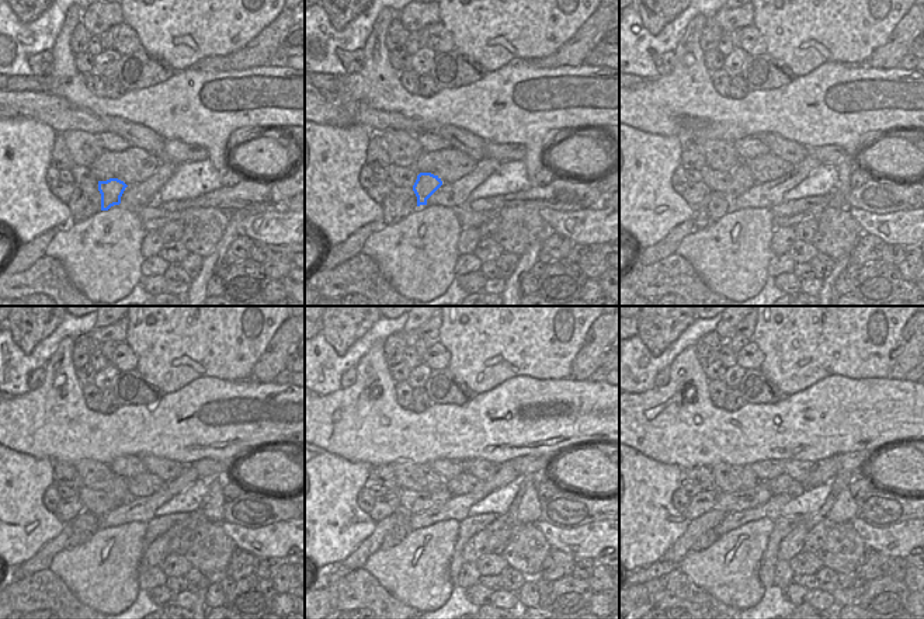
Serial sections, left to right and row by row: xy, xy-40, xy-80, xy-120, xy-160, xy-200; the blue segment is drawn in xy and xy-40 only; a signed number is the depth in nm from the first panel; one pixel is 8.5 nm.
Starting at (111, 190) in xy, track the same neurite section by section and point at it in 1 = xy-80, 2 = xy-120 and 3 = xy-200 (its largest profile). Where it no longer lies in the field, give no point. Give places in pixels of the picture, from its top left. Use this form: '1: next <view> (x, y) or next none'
1: next xy-80 (742, 178)
2: next xy-120 (117, 489)
3: next xy-200 (749, 479)

